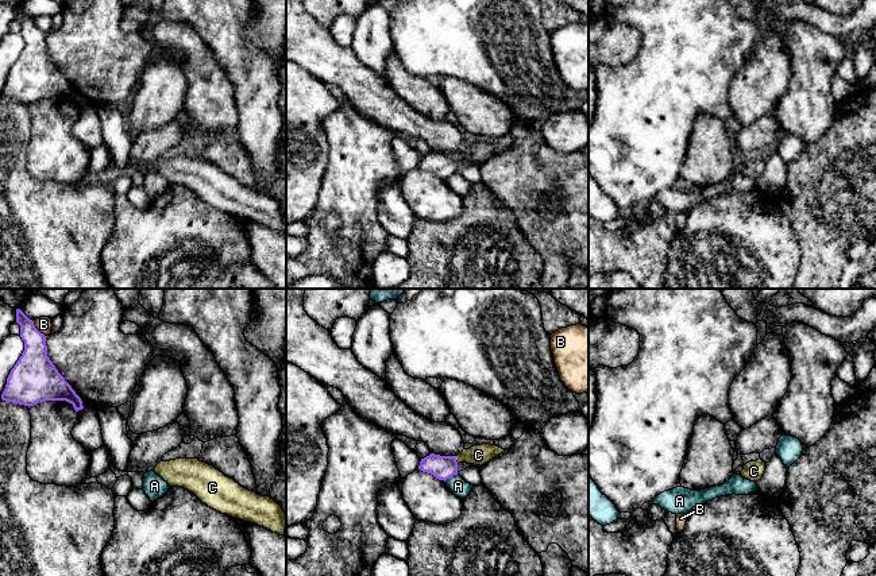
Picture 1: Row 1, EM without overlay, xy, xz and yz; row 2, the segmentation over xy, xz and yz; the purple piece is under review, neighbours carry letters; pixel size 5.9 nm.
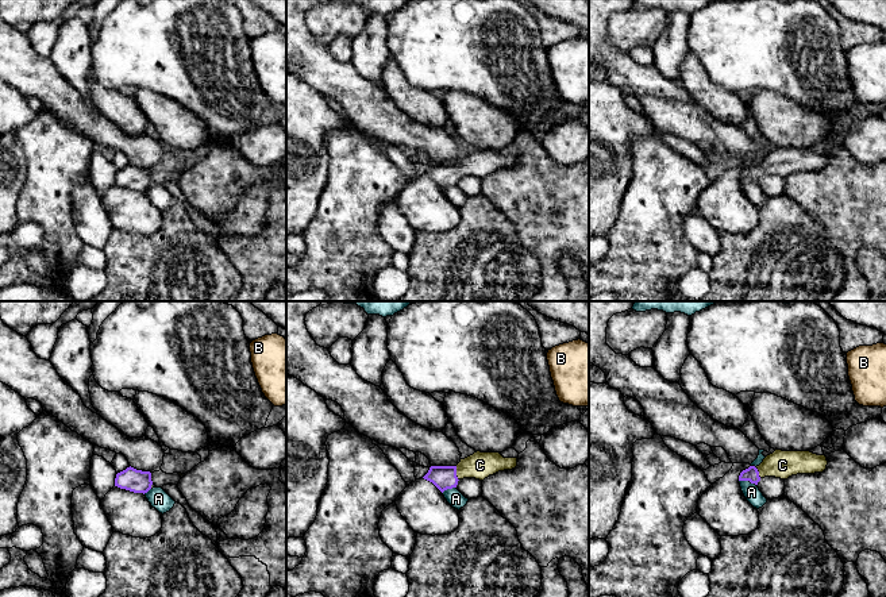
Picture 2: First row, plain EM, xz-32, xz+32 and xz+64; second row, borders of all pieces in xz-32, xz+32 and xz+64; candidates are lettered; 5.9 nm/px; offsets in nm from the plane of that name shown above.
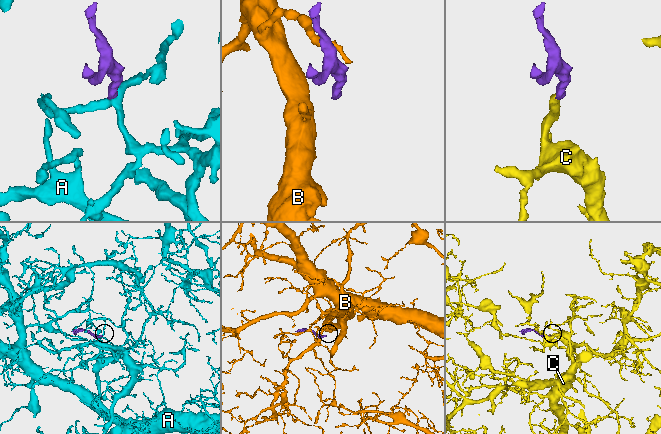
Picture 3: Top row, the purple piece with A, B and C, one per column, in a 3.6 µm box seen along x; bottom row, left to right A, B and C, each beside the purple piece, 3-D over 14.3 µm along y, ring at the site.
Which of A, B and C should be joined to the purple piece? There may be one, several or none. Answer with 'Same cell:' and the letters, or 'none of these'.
Same cell: C

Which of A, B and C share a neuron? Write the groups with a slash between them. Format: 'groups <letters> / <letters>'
groups A / B / C

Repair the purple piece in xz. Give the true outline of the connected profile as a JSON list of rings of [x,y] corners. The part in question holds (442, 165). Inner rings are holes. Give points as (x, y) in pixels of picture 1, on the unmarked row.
[[[482,142],[474,143],[470,147],[463,147],[463,150],[458,154],[440,154],[431,151],[429,154],[421,156],[418,167],[445,179],[454,173],[458,173],[459,161],[482,165],[503,150],[505,147],[497,143]]]

